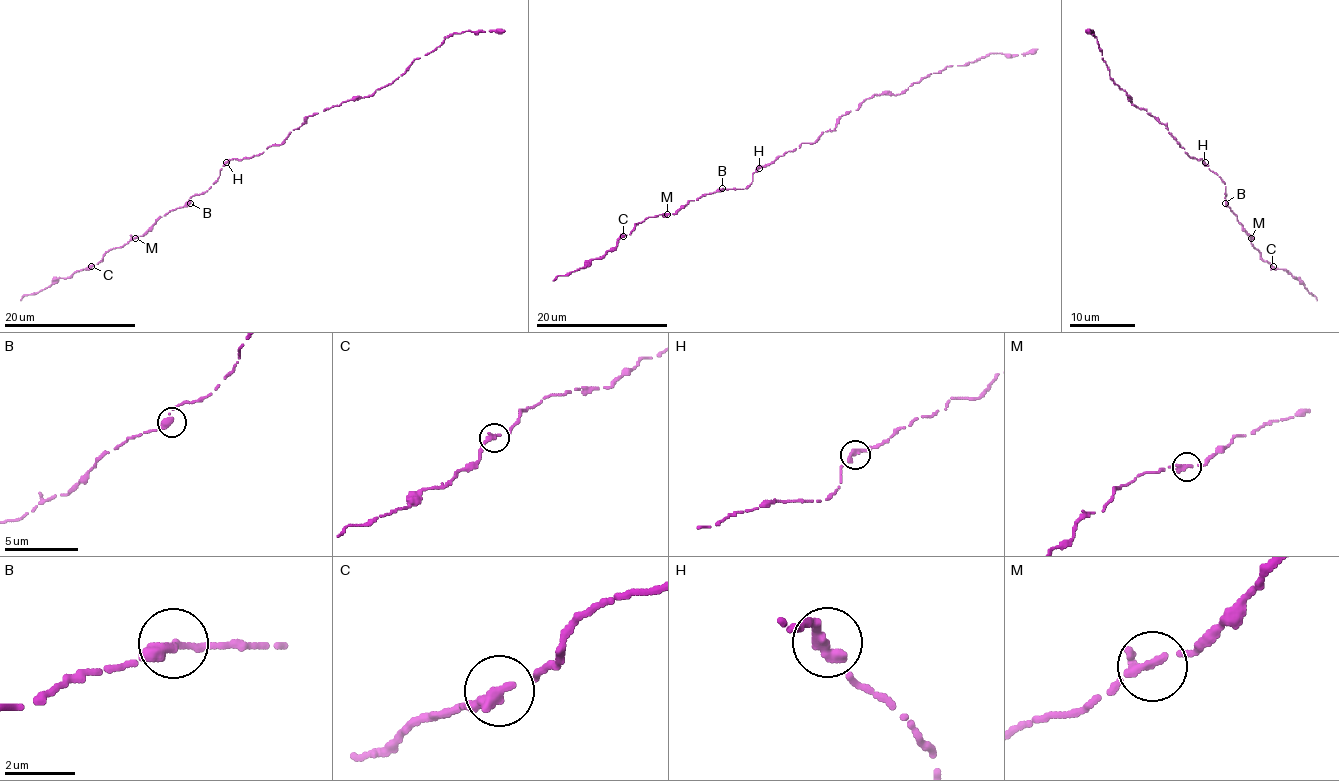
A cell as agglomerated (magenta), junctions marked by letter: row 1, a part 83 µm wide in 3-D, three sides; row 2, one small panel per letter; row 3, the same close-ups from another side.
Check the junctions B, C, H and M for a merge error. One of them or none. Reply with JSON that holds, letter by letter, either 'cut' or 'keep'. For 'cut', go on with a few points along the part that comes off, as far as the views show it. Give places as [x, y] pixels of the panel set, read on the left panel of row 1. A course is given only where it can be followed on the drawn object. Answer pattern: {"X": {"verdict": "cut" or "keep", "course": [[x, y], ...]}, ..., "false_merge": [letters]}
{"B": {"verdict": "keep"}, "C": {"verdict": "keep"}, "H": {"verdict": "keep"}, "M": {"verdict": "keep"}, "false_merge": []}

